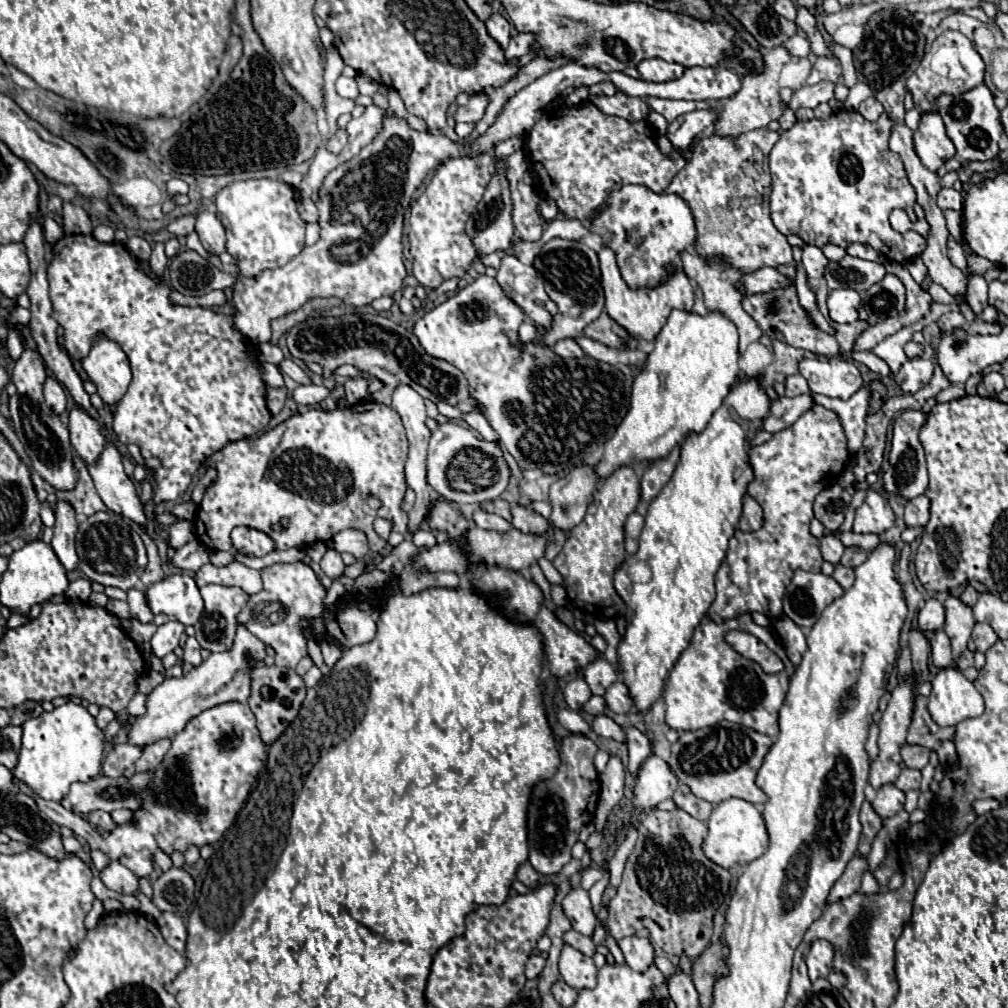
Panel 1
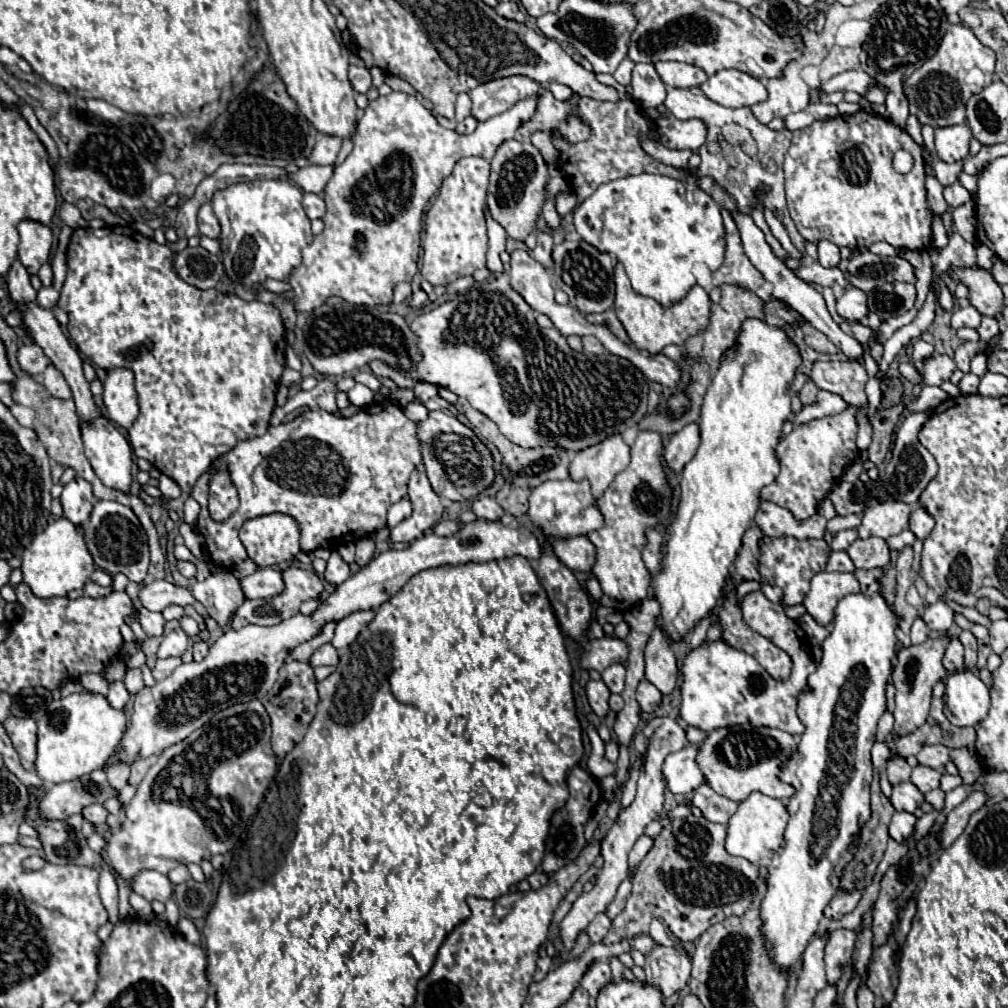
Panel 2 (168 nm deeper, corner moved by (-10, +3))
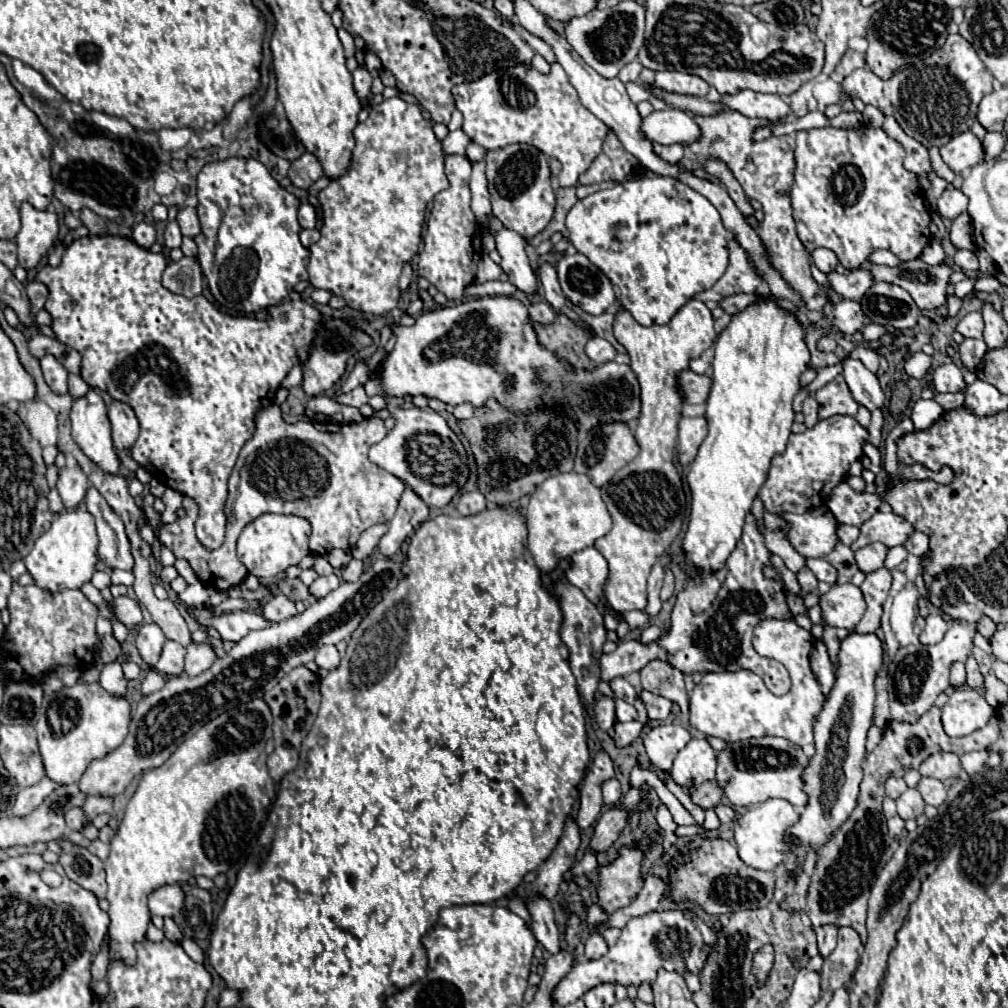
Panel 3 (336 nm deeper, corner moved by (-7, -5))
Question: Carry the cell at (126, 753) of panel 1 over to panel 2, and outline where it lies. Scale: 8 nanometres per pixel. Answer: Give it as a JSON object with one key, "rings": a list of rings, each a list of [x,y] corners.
{"rings":[[[110,765],[106,769],[106,777],[108,777],[108,783],[114,791],[120,791],[126,781],[128,781],[128,775],[130,775],[130,767],[128,765]]]}

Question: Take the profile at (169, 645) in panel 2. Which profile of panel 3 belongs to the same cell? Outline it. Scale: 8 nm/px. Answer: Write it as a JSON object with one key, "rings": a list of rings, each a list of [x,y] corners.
{"rings":[[[167,639],[155,669],[163,675],[179,675],[183,673],[183,659],[185,659],[185,647],[177,645],[177,641]]]}

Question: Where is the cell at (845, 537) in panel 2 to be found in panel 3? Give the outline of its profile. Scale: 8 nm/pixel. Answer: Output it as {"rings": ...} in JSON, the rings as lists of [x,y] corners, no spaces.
{"rings":[[[841,525],[841,527],[837,529],[837,535],[839,535],[839,539],[841,539],[845,545],[851,545],[851,543],[857,539],[857,535],[859,535],[859,527]]]}

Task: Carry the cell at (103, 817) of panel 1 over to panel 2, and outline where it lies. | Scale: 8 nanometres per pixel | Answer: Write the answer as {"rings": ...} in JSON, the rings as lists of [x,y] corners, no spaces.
{"rings":[[[98,803],[84,807],[80,813],[82,813],[82,817],[84,817],[86,821],[90,821],[90,823],[104,823],[106,817],[108,817],[108,811],[106,811],[102,805],[98,805]]]}

